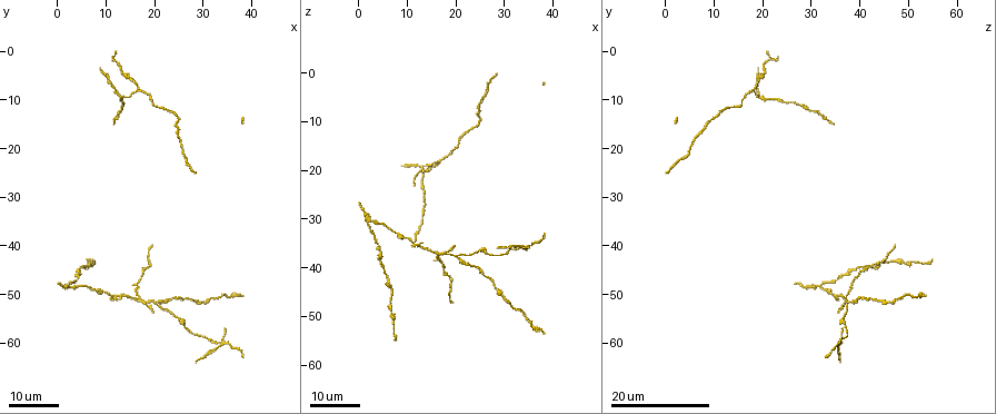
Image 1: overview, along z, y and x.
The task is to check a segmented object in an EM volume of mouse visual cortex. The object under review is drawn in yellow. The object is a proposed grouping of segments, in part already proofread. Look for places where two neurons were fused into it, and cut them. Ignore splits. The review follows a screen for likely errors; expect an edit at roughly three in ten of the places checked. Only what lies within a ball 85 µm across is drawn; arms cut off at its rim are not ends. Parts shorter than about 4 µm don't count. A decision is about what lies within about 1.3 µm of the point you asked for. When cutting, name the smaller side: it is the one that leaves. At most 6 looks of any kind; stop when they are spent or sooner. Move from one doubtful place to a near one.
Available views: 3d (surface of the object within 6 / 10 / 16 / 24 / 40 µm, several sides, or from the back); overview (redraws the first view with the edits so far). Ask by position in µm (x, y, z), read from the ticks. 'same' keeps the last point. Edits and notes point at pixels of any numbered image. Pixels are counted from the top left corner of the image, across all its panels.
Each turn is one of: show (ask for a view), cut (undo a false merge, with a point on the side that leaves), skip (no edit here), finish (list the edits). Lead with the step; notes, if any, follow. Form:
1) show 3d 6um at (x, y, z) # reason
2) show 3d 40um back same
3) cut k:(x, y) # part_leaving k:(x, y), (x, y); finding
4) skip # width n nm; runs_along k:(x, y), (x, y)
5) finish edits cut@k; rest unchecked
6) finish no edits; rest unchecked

show 3d 16um at (33.5, 60.0, 35.5) # looks like a crossing

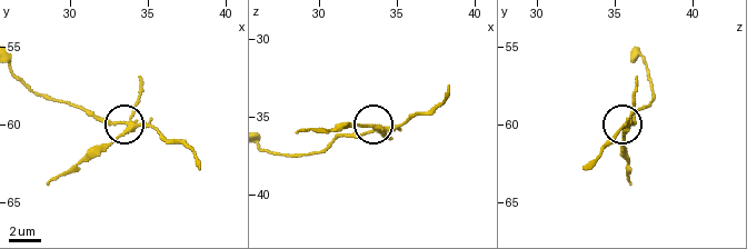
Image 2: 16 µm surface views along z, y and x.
show 3d 10um at (34.0, 60.4, 35.6)

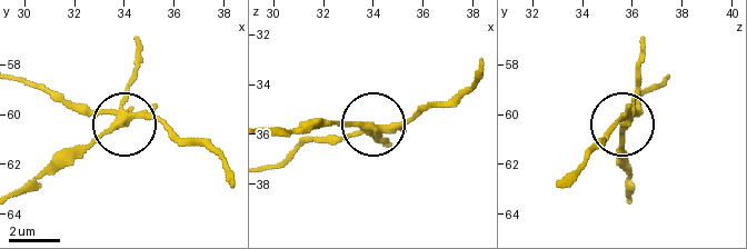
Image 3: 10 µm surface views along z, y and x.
skip # side_arm 6 um; runs_along 3:(269, 167), (307, 141), (367, 129), (316, 127); all the same neuron

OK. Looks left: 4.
show 3d 16um at (7.0, 43.0, 44.0) # thick turns thin

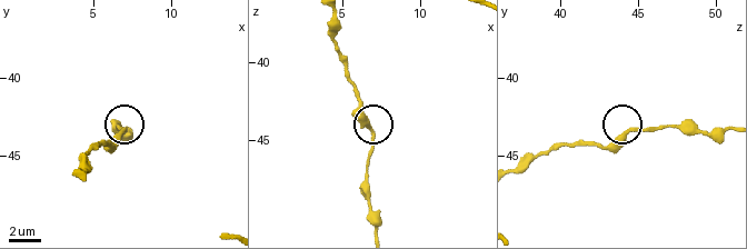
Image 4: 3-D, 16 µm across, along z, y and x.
show 3d 6um at (7.0, 43.6, 44.4)

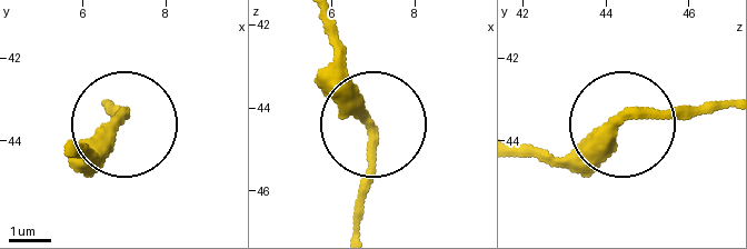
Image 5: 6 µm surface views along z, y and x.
skip # runs_along 5:(516, 152), (559, 163), (634, 120), (718, 110); all the same neuron

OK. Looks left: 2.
finish no edits; rest unchecked

